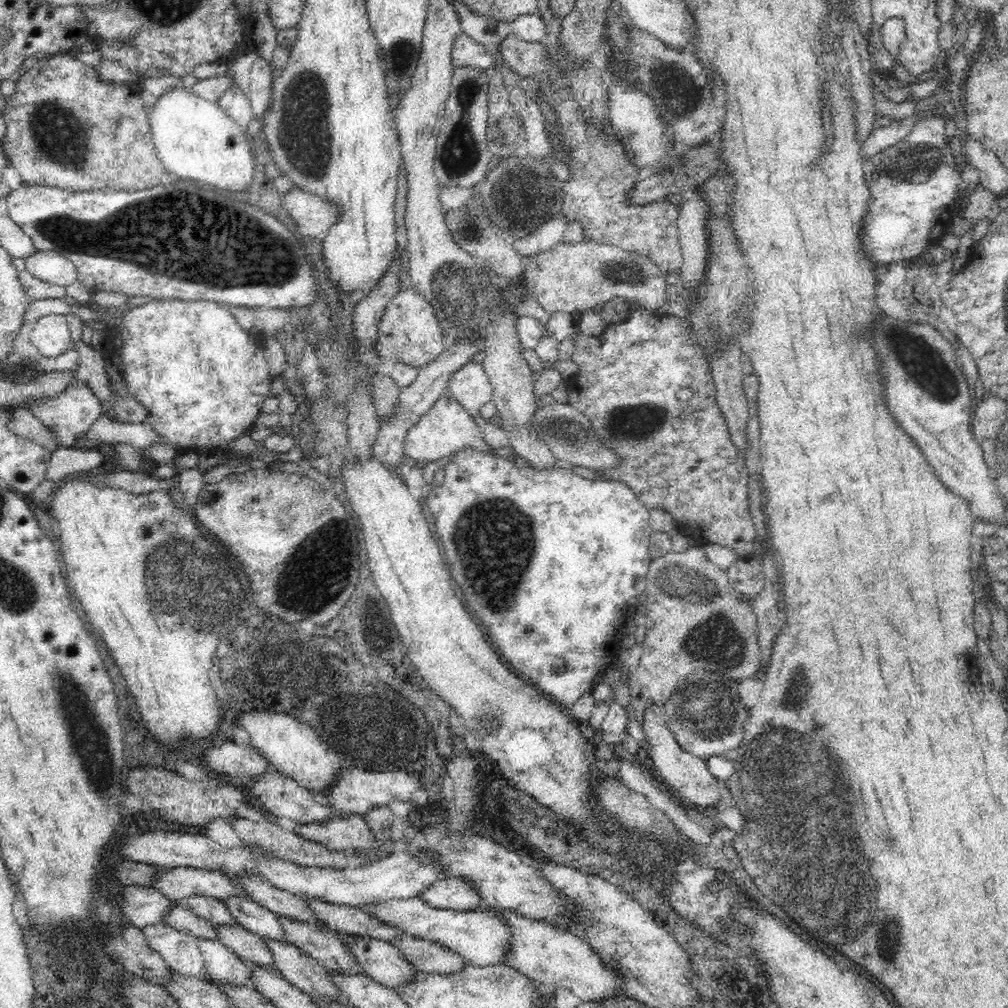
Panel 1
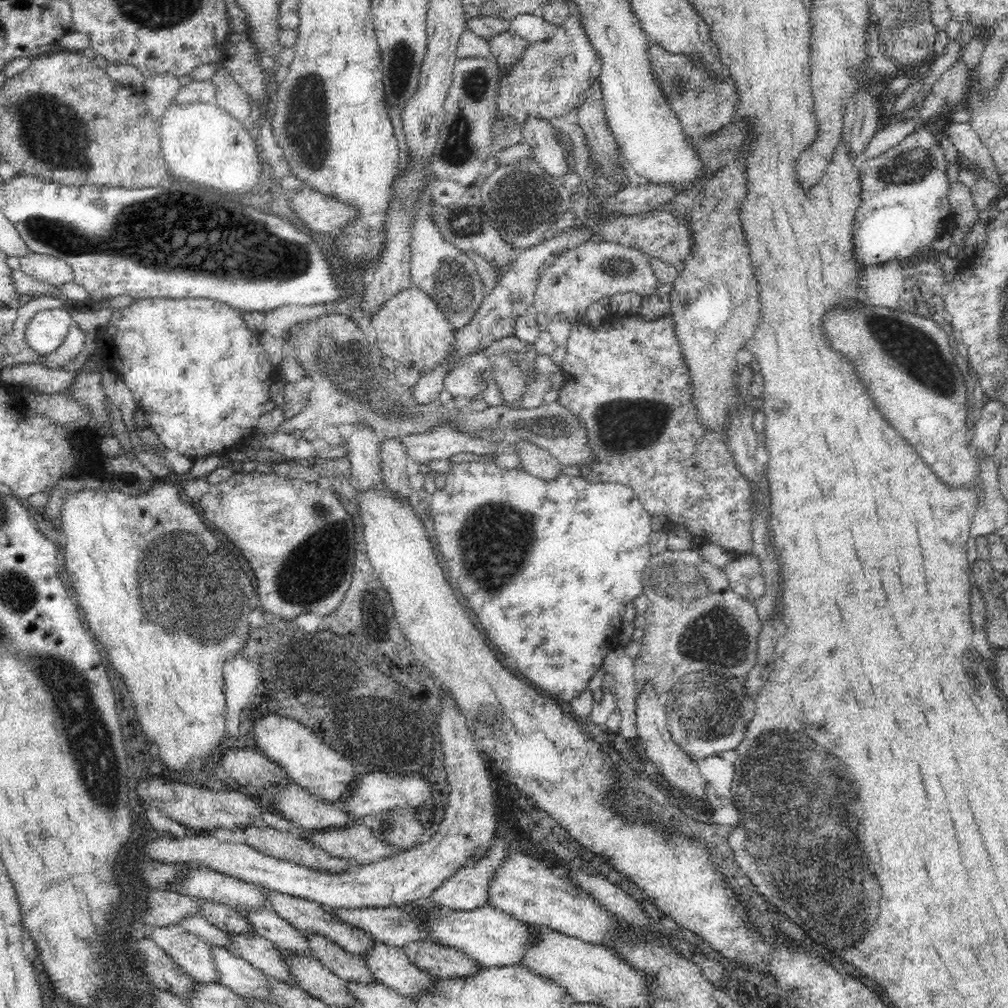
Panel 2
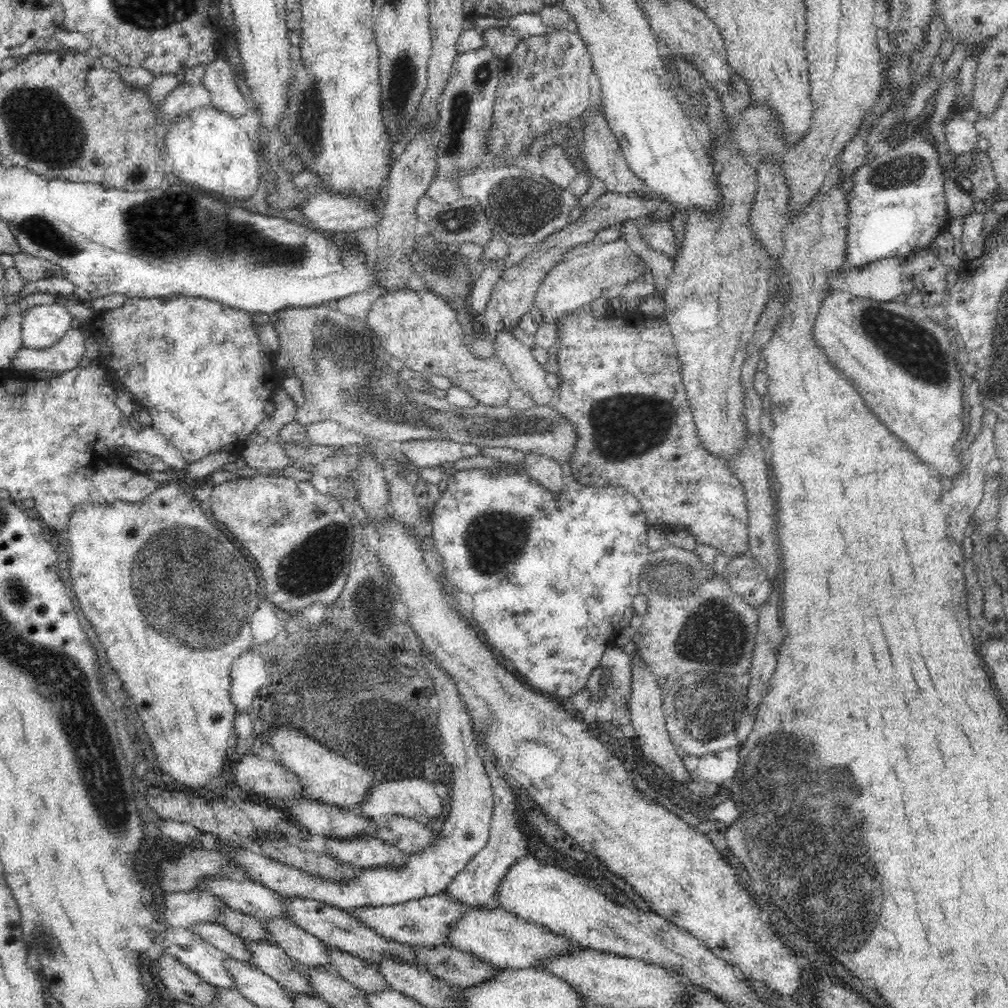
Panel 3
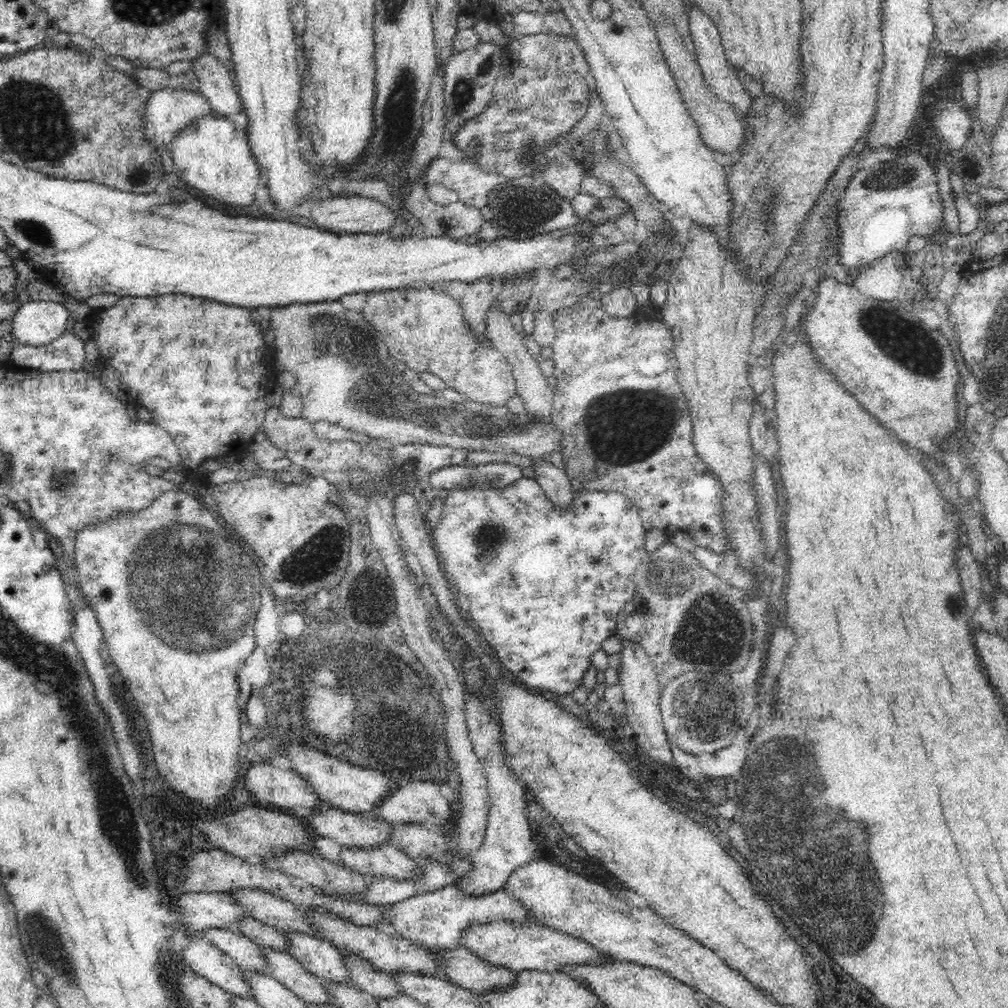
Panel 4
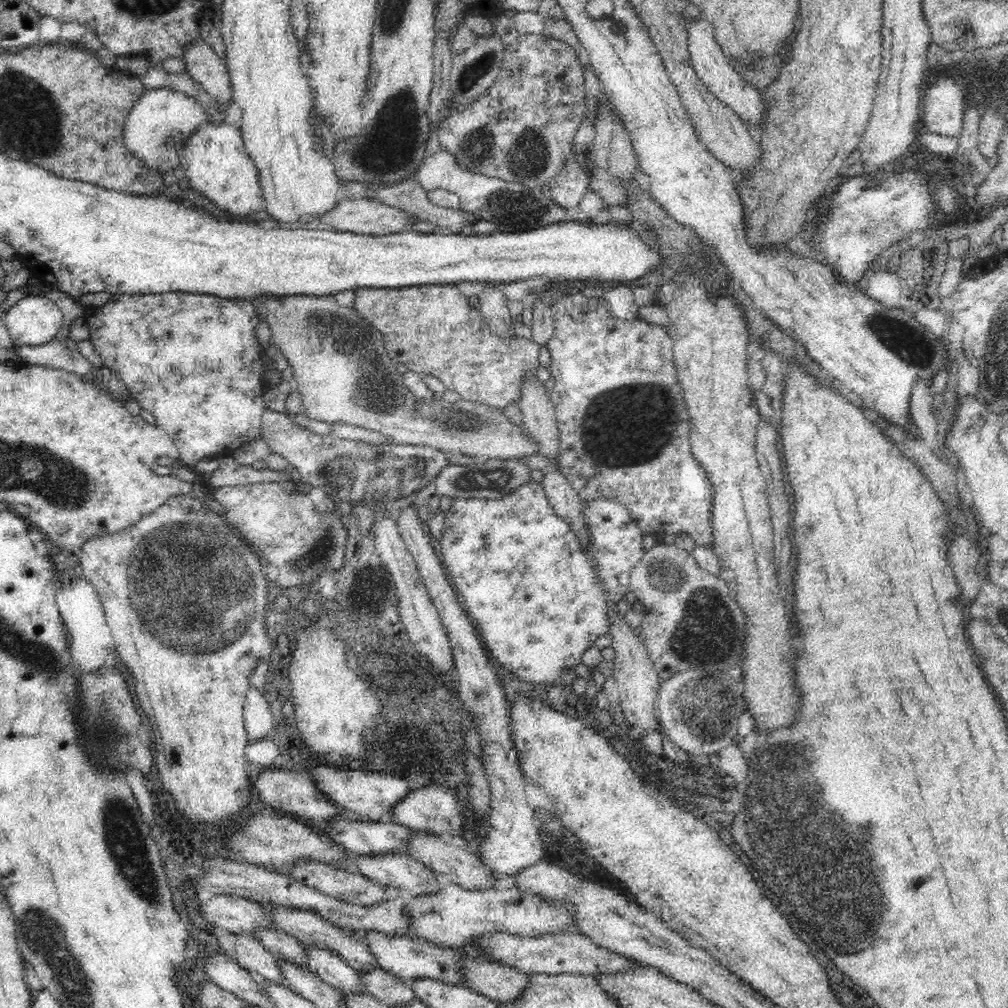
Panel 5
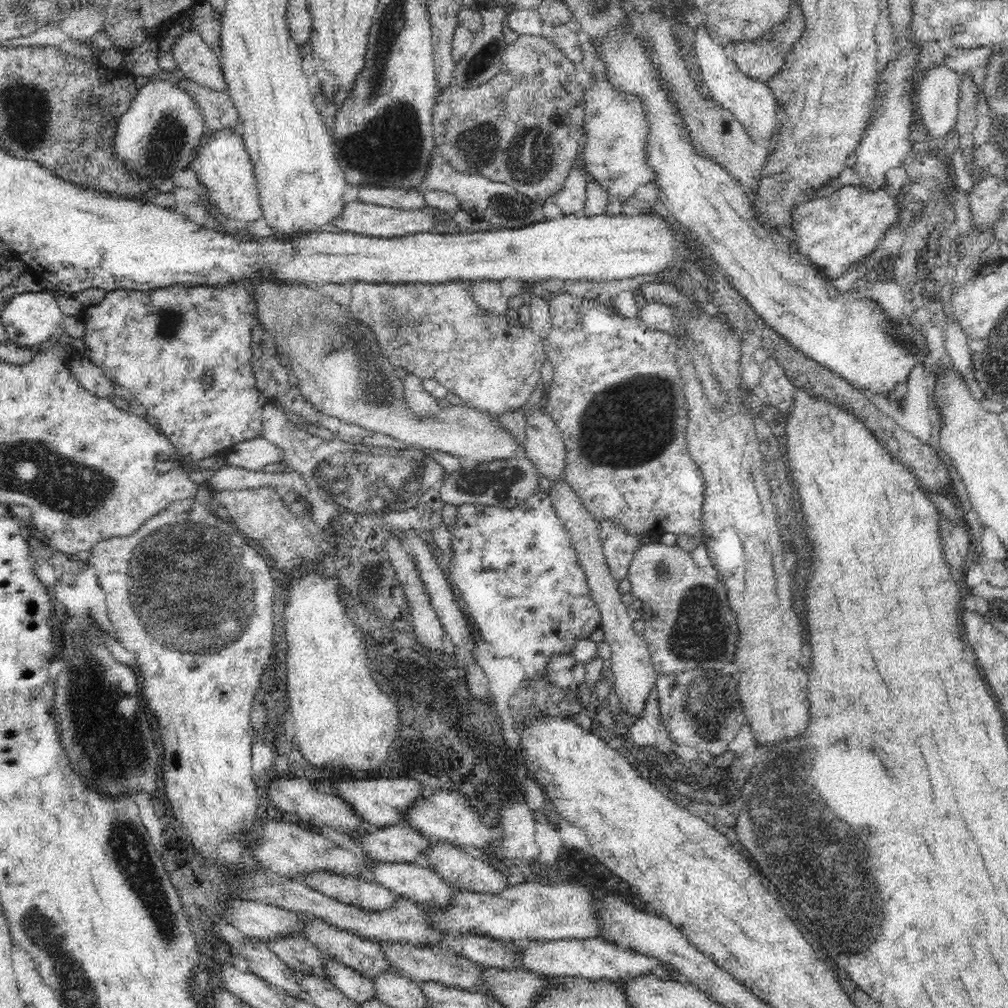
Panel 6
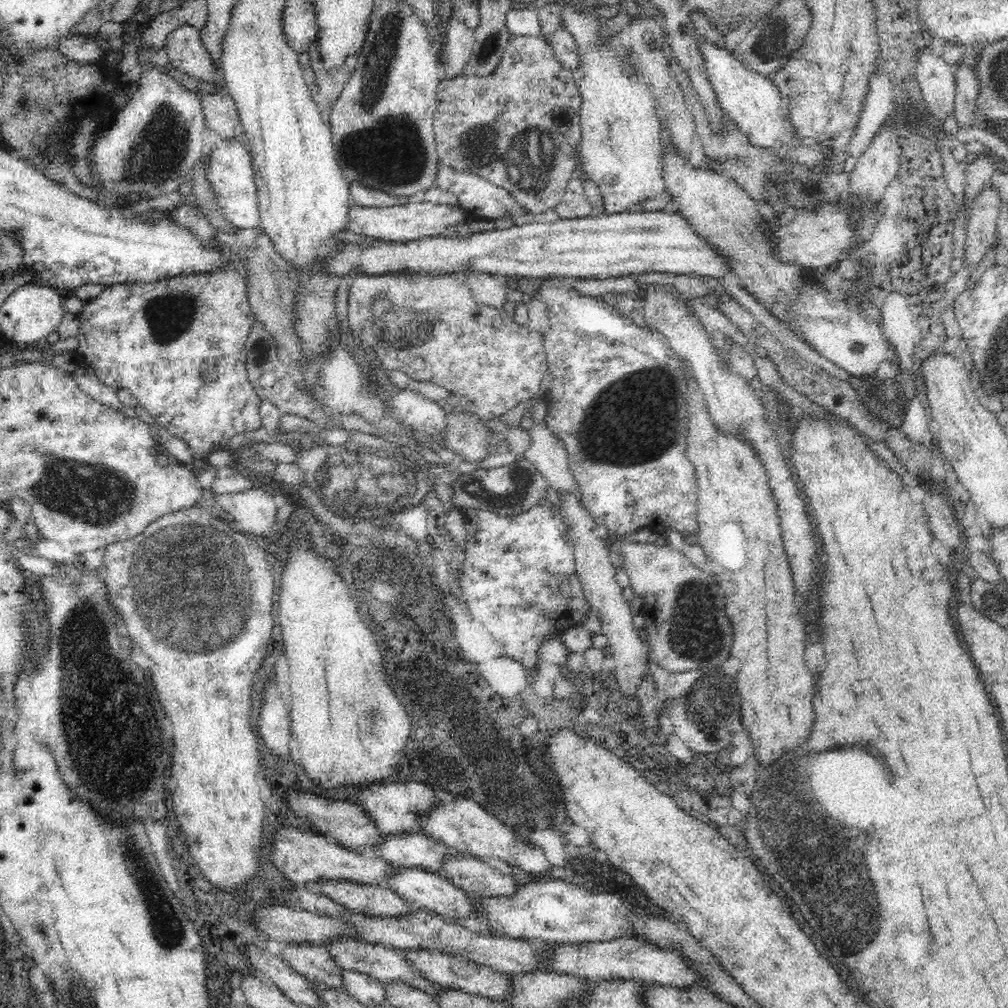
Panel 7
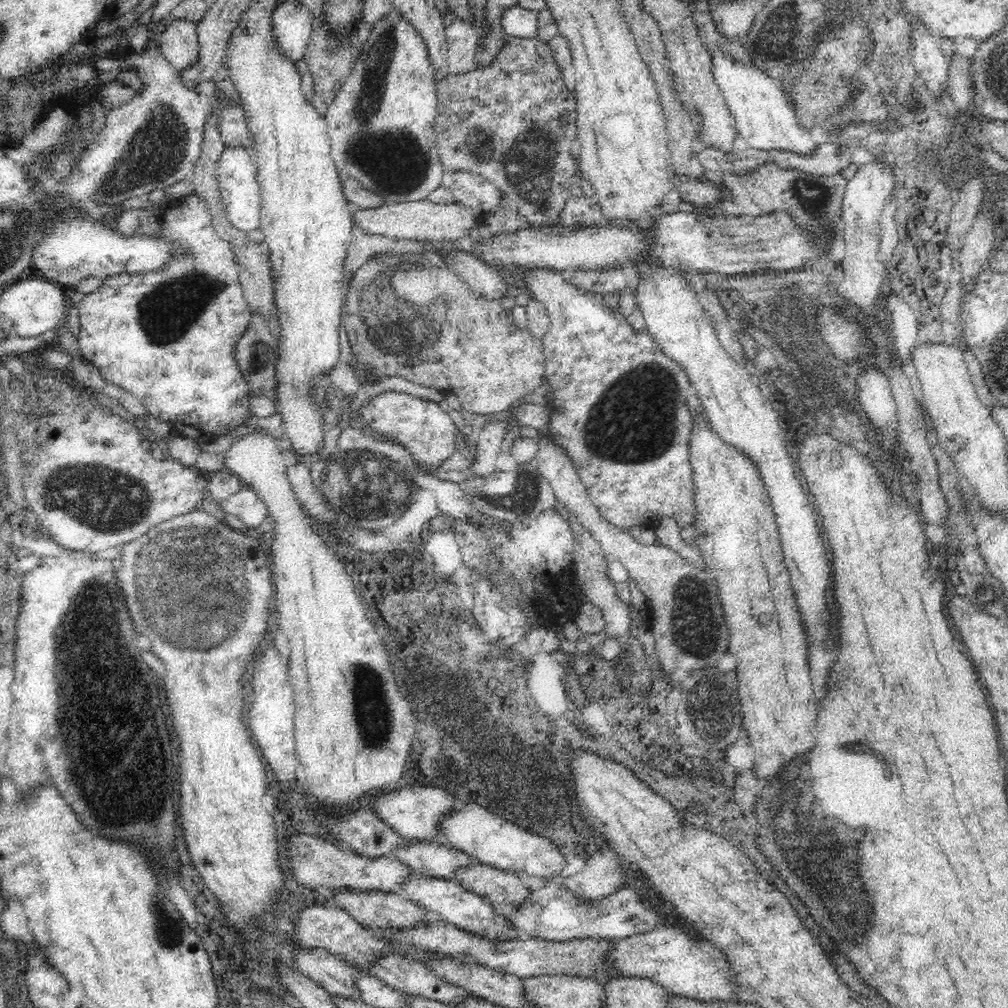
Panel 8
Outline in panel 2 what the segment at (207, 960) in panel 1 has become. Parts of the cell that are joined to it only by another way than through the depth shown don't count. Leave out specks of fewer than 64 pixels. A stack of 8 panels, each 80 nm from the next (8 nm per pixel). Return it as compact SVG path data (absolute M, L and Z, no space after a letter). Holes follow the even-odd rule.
M212 946L214 967L218 973L218 983L244 998L255 998L277 1004L272 995L270 979L250 962L240 958L235 952Z

